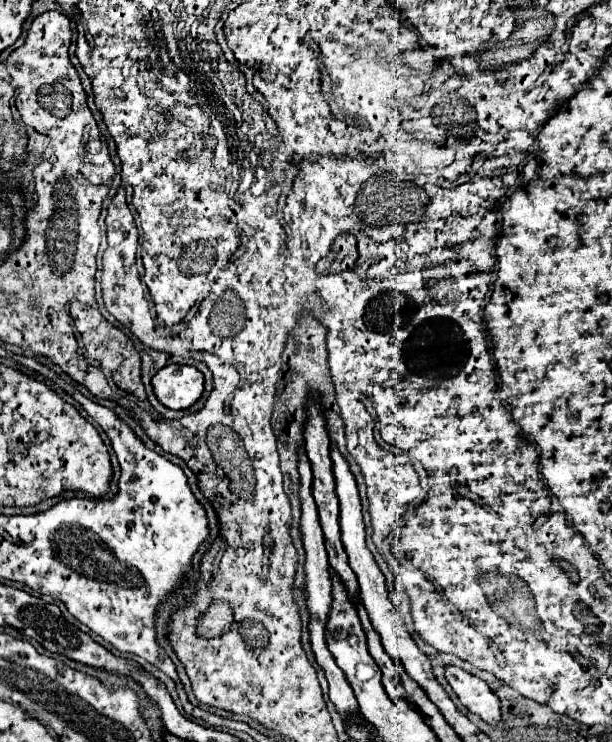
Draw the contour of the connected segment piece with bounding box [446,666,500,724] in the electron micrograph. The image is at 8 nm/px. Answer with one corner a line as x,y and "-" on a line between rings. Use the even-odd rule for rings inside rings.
448,666
446,680
450,682
452,690
456,692
458,700
476,716
480,716
488,724
498,724
500,720
500,700
488,688
488,684
466,670

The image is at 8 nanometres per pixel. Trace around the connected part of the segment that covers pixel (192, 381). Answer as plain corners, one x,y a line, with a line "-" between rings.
170,364
156,372
152,378
152,388
164,406
172,410
186,410
202,396
204,376
194,366

